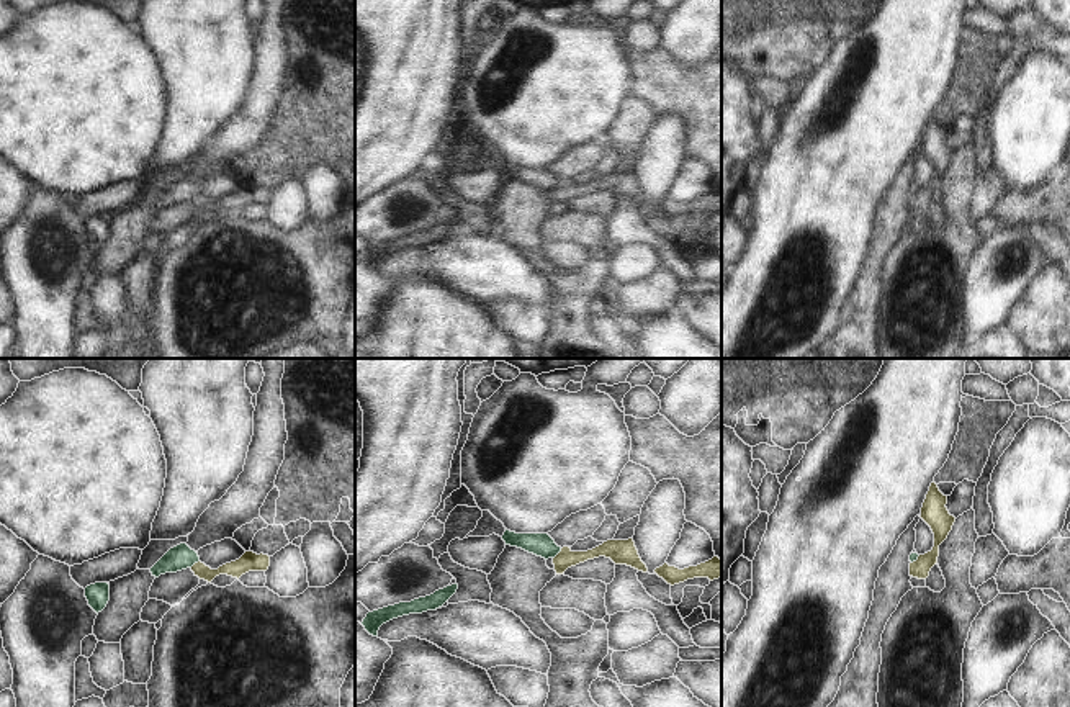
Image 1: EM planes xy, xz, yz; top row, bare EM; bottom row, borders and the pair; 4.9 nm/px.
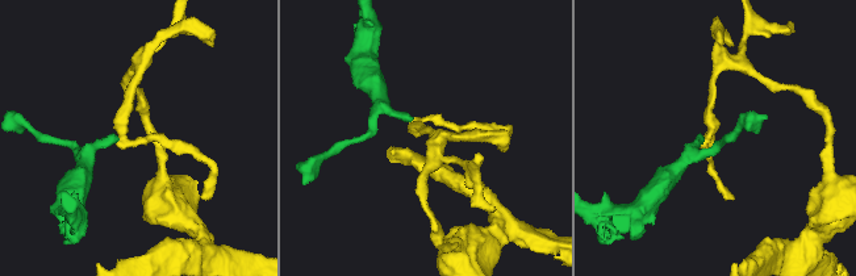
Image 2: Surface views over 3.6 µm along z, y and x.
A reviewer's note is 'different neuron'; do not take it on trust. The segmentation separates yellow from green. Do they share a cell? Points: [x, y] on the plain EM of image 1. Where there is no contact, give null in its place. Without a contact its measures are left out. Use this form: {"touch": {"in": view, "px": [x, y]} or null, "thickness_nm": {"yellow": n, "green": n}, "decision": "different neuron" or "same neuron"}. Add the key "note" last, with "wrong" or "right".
{"touch": {"in": "xz", "px": [558, 187]}, "thickness_nm": {"yellow": 90, "green": 110}, "decision": "different neuron", "note": "right"}

